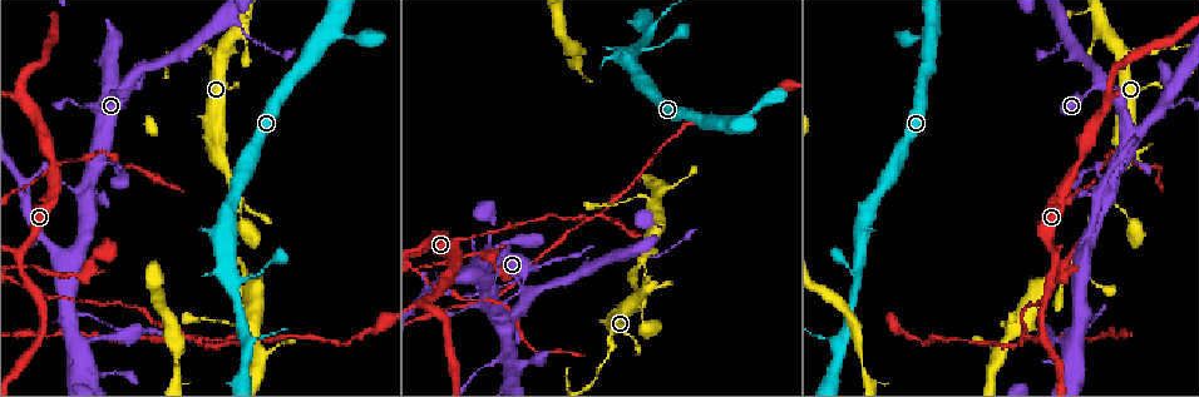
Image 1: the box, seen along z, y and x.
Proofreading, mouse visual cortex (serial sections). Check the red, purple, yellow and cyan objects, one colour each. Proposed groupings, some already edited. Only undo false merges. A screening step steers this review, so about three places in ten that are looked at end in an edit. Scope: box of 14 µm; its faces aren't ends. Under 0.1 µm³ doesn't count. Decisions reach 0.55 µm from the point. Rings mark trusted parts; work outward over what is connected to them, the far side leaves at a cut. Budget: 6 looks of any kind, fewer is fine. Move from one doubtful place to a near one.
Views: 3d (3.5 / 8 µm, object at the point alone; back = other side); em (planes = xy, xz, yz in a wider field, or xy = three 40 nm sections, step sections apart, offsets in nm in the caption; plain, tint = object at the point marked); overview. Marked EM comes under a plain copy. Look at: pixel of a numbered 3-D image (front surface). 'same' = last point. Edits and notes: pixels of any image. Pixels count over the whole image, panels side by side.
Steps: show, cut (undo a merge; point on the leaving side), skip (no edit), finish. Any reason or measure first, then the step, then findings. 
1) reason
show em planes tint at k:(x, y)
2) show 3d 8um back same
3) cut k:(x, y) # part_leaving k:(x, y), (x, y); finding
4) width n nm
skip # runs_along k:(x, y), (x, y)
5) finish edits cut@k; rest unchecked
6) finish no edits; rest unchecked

arms part here
show 3d 3.5um back at 1:(27, 280)

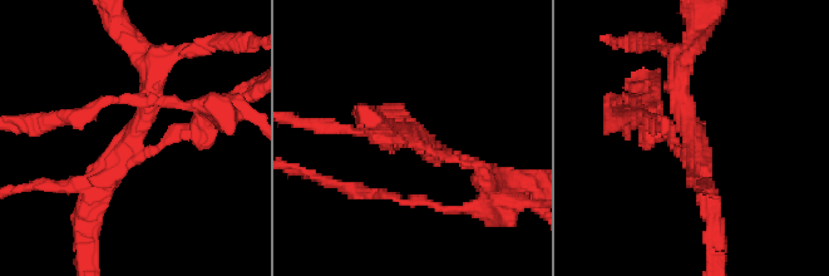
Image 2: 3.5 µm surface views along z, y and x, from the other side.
arms 3; arm_widths 150, 250, 250 nm; need the tissue
show em xy step 1 tint at 2:(412, 135)

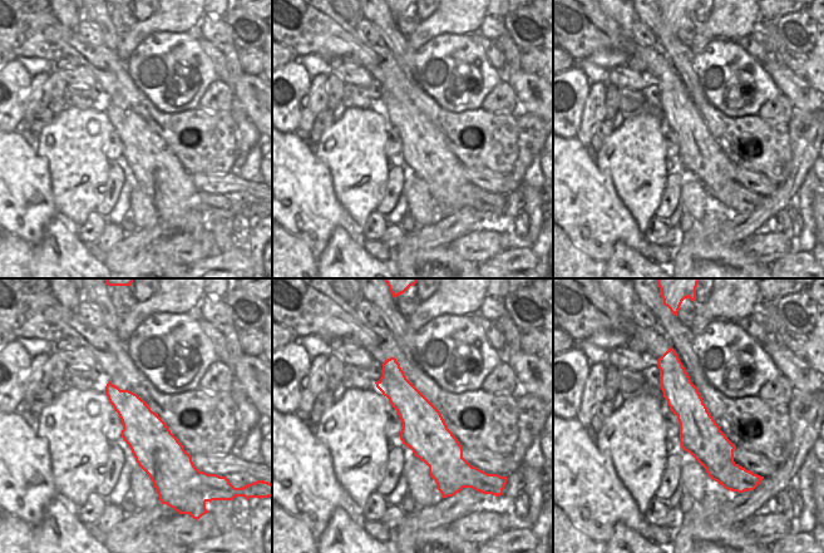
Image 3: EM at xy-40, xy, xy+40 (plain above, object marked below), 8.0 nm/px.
cut 2:(38, 183) # two cells meet here

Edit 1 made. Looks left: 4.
show overview

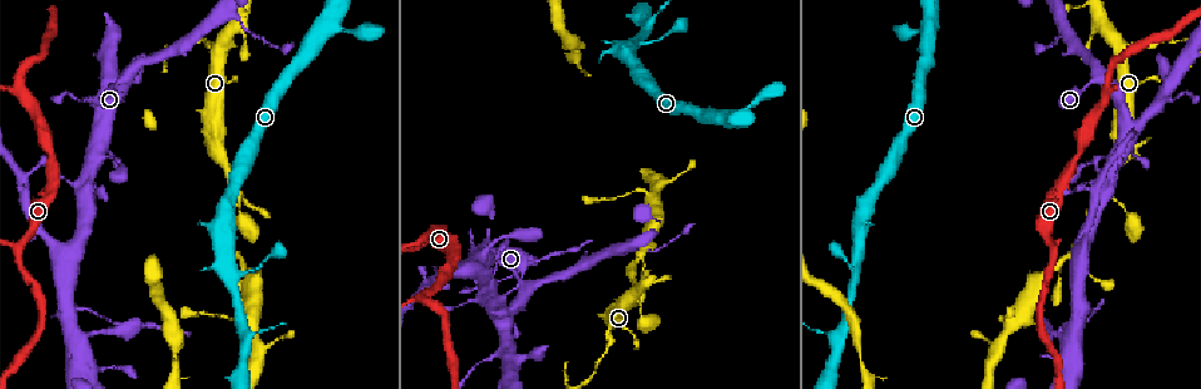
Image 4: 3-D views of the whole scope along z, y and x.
a fork
show 3d 8um at 4:(239, 194)

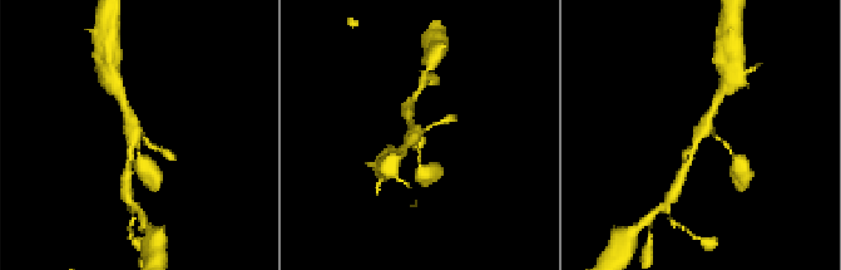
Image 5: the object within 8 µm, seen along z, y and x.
show 3d 3.5um at 5:(704, 128)

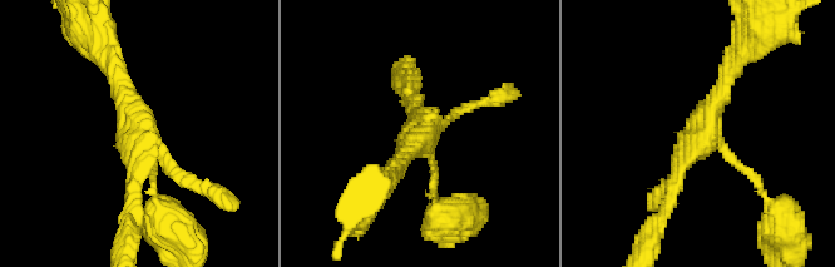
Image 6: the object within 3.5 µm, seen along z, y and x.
show em xy step 1 tint at 6:(425, 136)

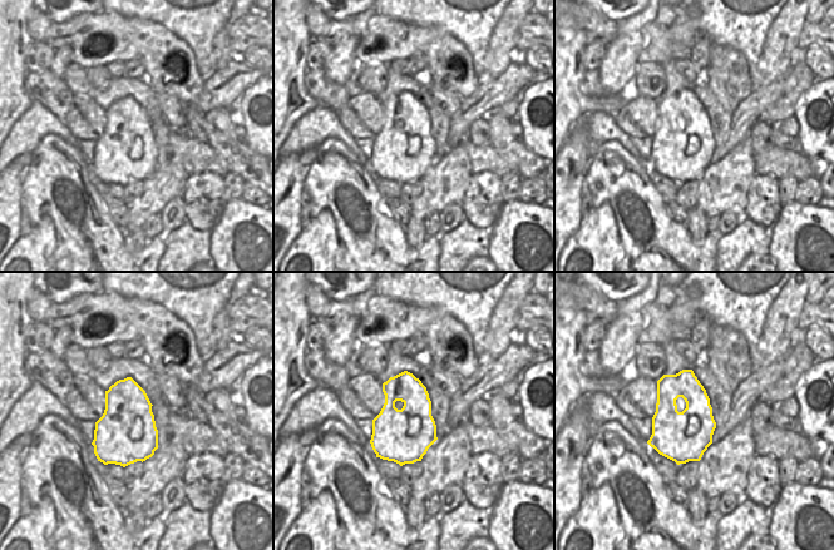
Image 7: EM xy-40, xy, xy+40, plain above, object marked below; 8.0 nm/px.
width 480 nm
skip # runs_along 6:(732, 63), (668, 206); continuous, no second cell

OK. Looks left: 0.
finish edits cut@2; rest unchecked

